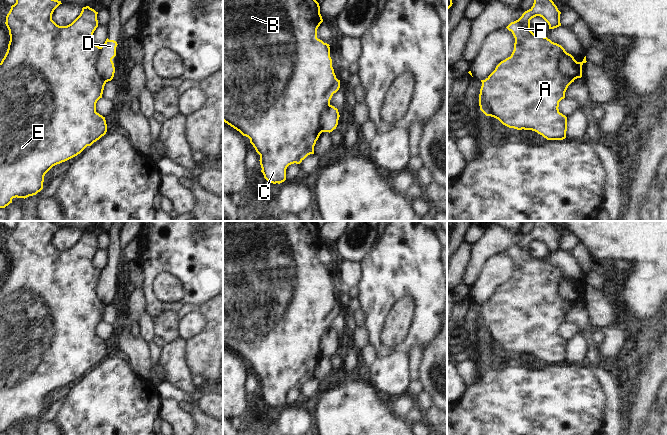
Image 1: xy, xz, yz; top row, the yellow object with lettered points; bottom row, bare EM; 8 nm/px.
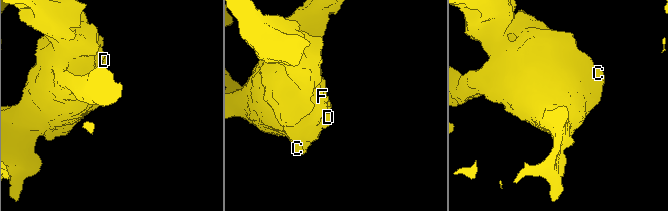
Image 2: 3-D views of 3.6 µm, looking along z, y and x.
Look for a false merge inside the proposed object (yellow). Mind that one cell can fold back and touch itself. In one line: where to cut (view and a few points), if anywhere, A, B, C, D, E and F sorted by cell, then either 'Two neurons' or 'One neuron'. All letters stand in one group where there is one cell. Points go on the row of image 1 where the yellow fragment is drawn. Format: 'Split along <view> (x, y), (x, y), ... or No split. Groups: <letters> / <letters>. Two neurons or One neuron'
Split along yz (565, 52), (559, 61), (559, 71), (573, 80). Groups: A B C E F / D. Two neurons.

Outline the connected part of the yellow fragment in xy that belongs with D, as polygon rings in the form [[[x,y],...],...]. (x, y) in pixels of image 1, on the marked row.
[[[106,39],[100,47],[100,53],[96,63],[98,74],[106,81],[111,81],[114,77],[115,67],[112,59],[116,56],[117,42]]]

